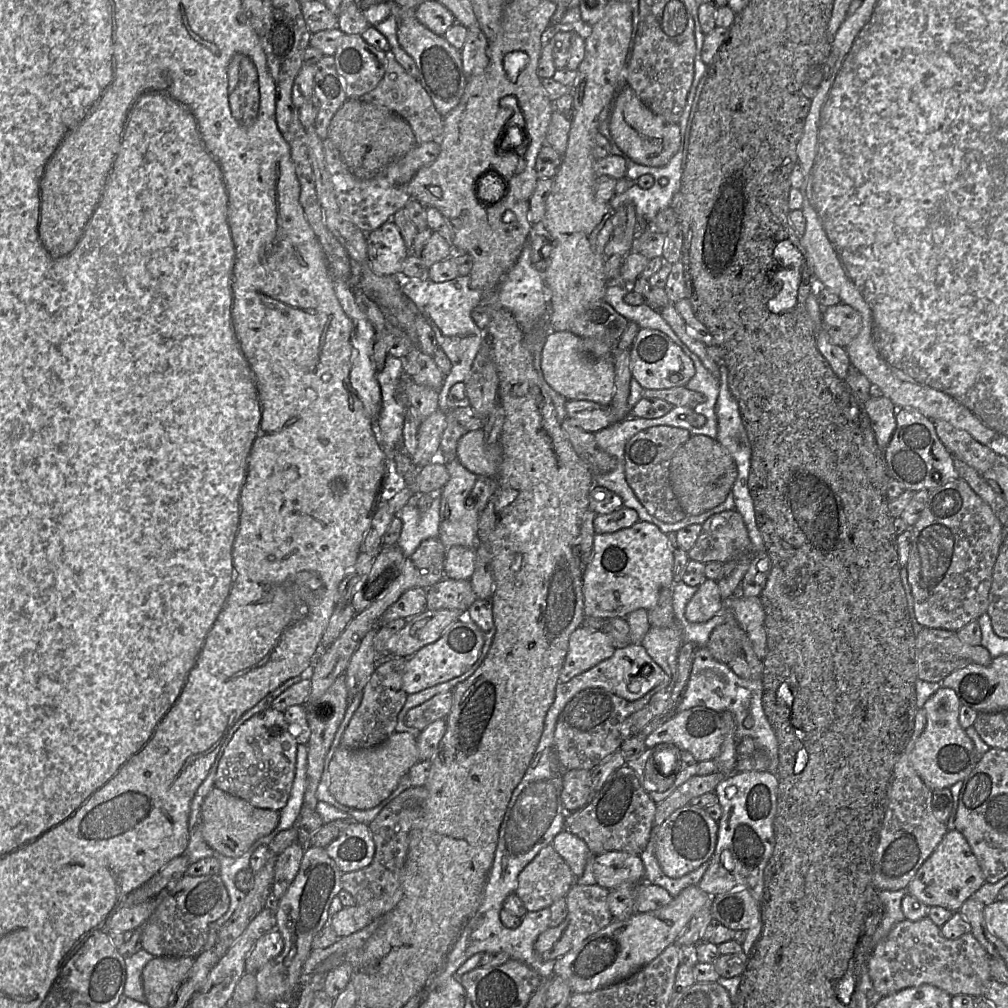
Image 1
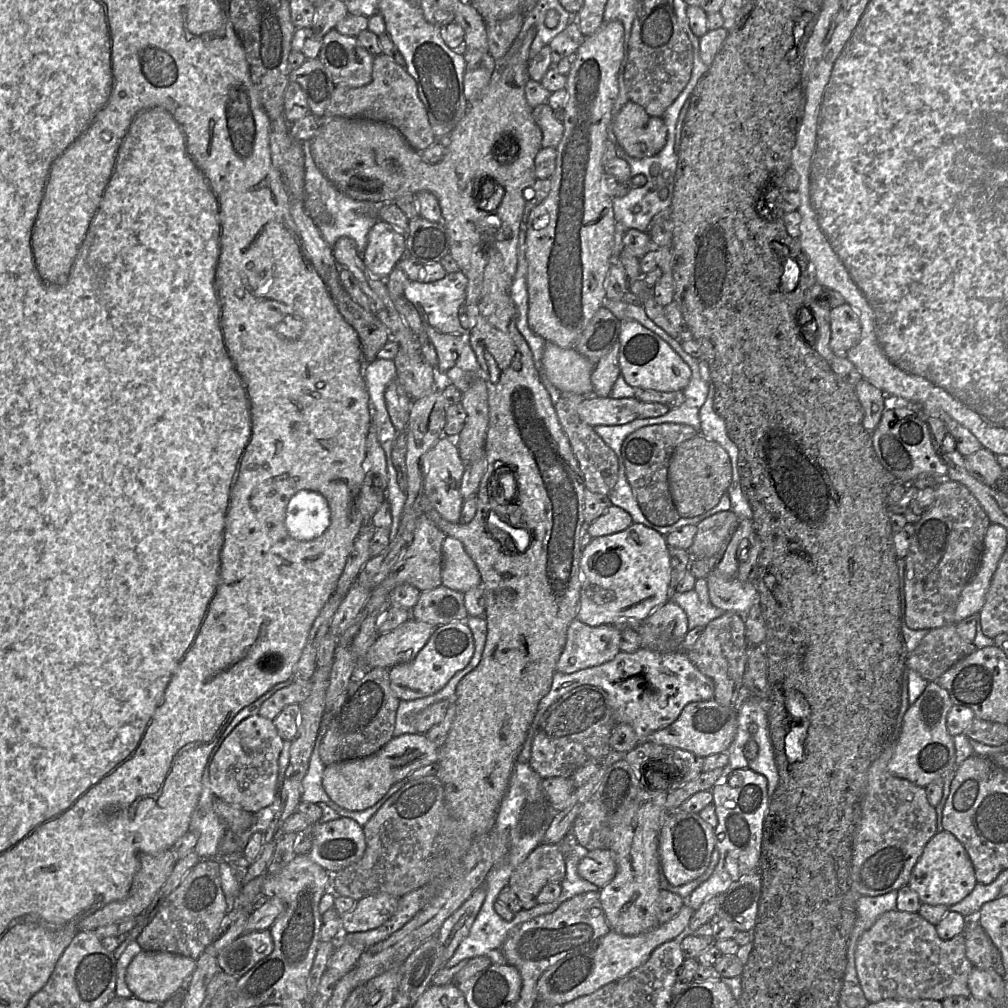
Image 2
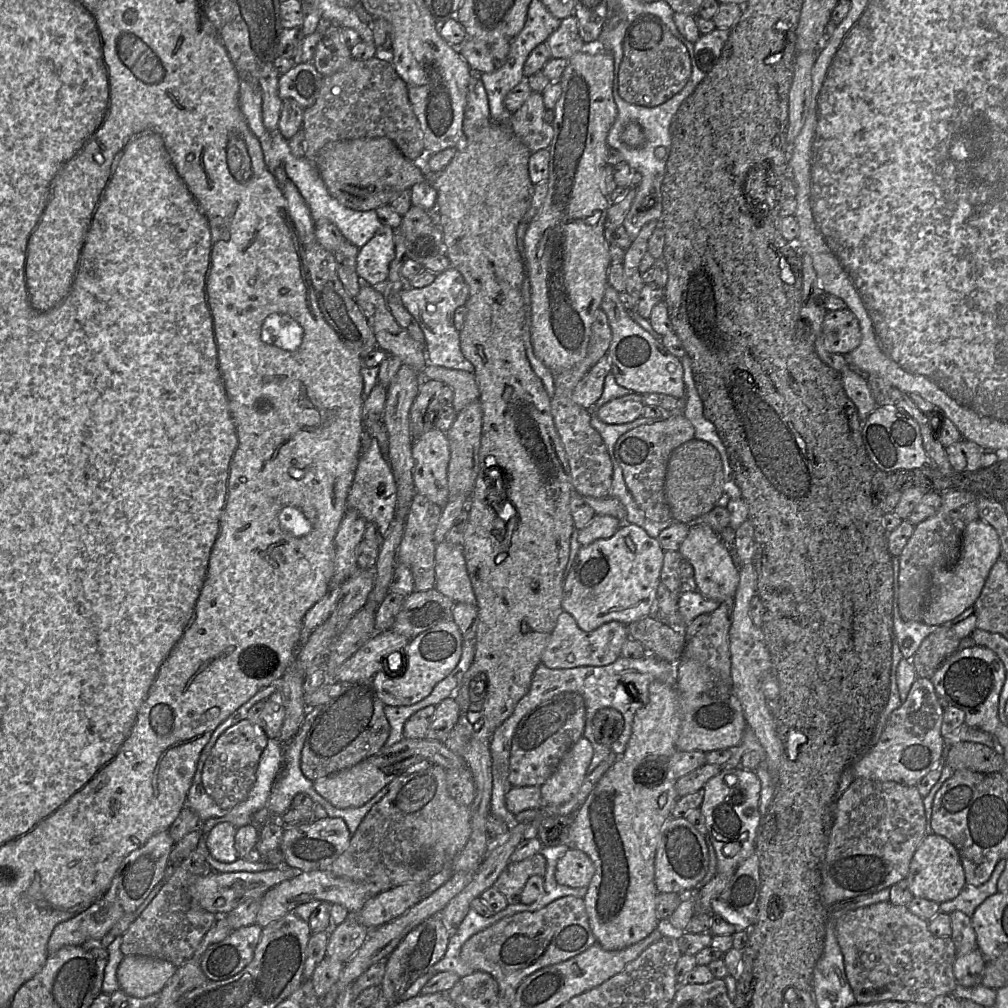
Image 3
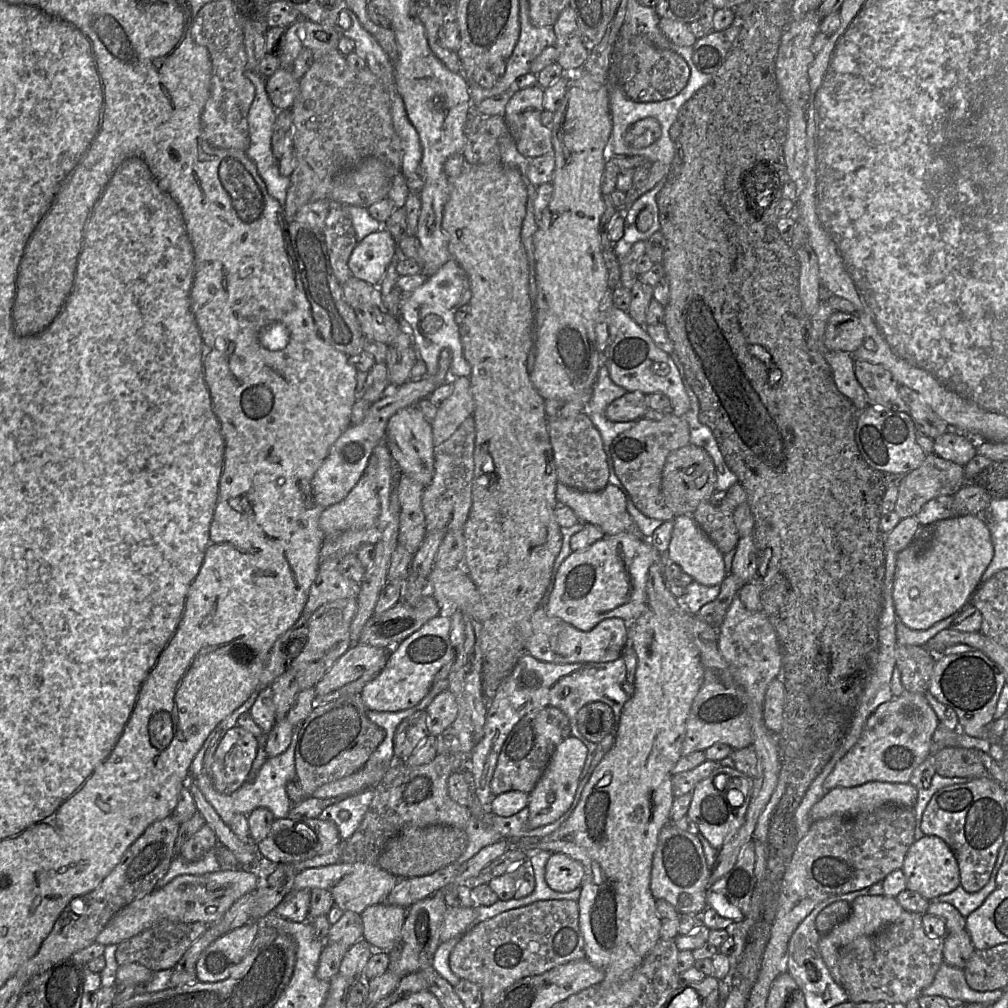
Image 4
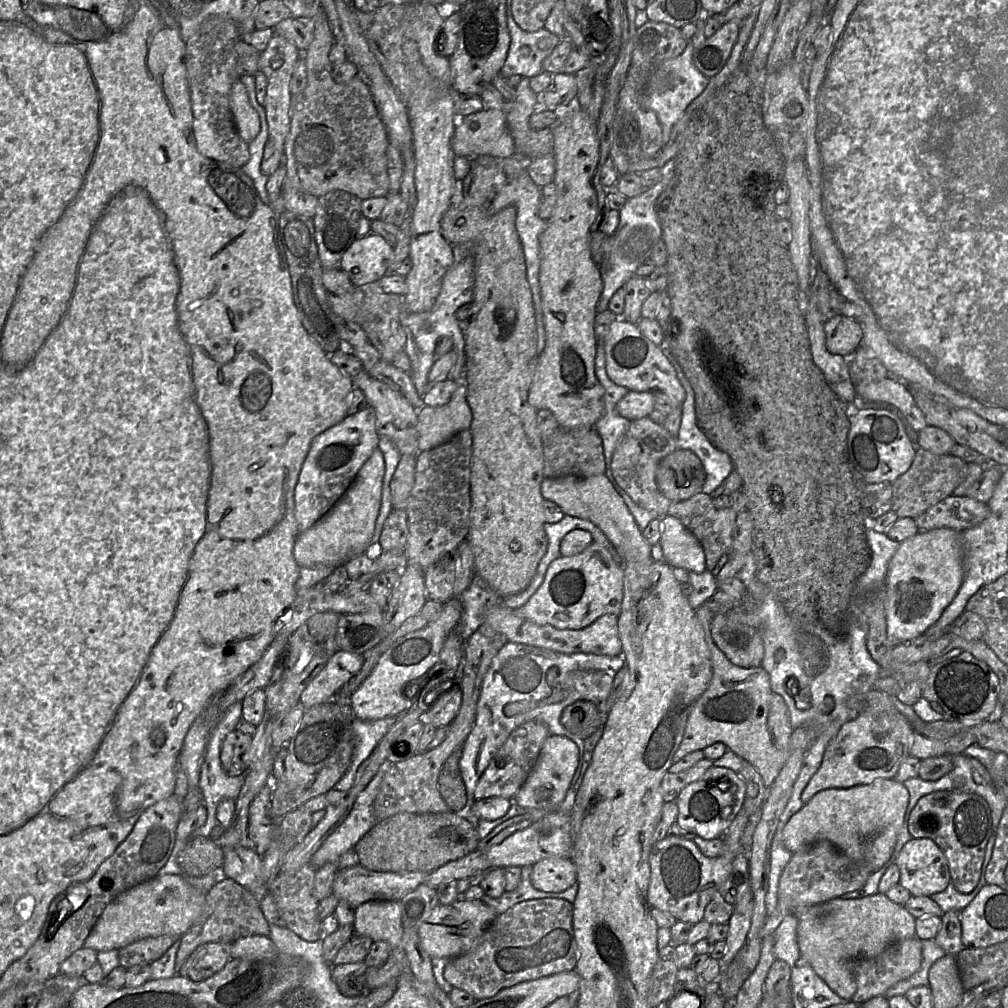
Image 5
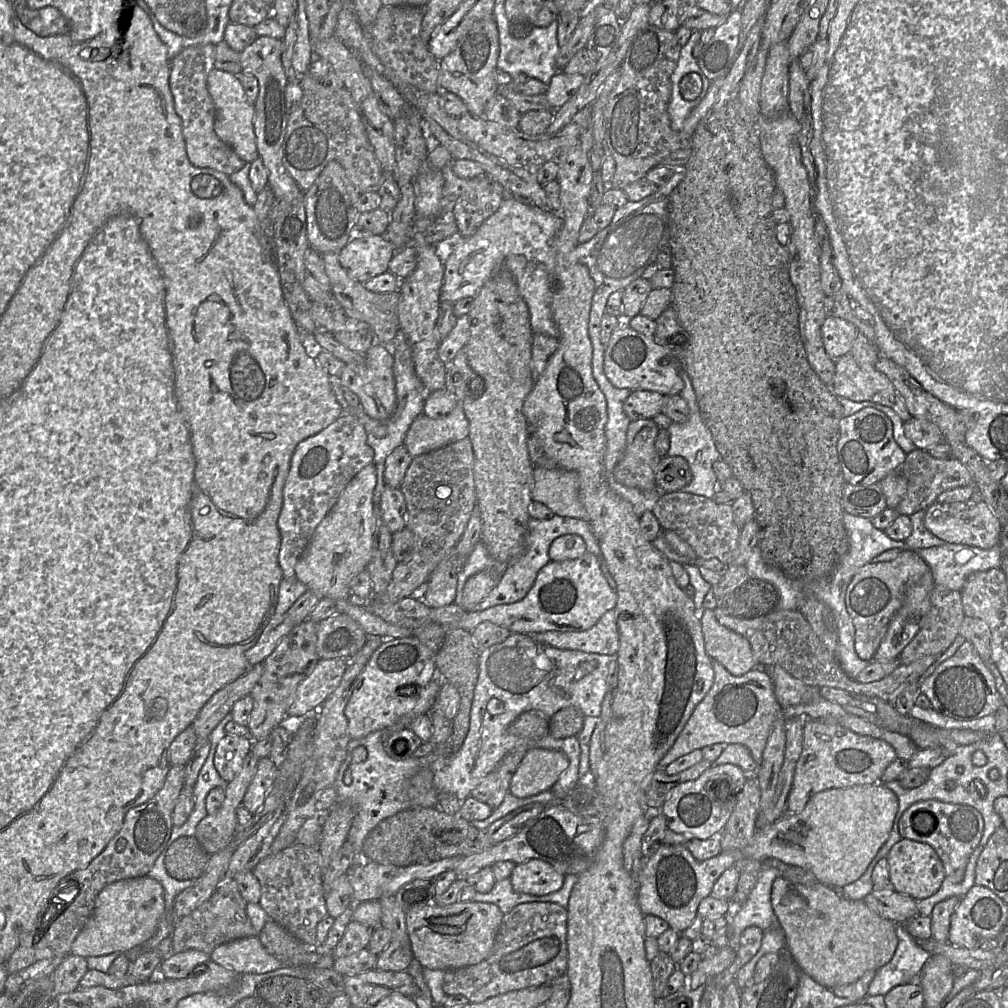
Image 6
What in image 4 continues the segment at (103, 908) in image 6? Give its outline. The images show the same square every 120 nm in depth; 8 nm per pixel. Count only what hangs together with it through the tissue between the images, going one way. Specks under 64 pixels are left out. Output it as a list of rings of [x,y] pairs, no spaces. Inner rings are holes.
[[[219,870],[203,875],[180,875],[165,886],[155,889],[142,898],[120,909],[96,936],[96,943],[104,946],[119,943],[169,920],[183,923],[200,922],[211,925],[243,895],[254,891],[261,879],[253,872],[244,870]]]

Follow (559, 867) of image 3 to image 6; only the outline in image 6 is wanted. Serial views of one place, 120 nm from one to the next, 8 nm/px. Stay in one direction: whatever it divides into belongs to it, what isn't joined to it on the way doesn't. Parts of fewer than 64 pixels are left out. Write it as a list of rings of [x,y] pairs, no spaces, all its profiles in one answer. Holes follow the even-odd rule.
[[[539,859],[517,864],[509,877],[514,891],[534,896],[558,891],[563,886],[564,878],[564,874]]]

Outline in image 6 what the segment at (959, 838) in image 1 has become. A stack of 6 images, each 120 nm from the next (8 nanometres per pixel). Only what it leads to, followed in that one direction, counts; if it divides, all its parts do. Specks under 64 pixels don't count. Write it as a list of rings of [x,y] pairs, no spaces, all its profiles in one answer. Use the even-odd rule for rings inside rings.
[[[901,838],[886,857],[889,866],[889,881],[894,891],[920,901],[935,894],[941,887],[946,873],[936,851],[928,844]]]

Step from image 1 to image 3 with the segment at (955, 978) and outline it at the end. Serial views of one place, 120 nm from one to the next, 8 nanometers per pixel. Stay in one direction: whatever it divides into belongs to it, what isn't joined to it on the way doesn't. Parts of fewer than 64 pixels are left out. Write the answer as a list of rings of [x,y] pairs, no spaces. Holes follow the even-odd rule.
[[[888,901],[866,908],[860,907],[855,910],[850,910],[844,913],[837,920],[836,936],[843,955],[845,975],[858,1004],[870,1004],[883,1001],[901,1001],[928,1005],[938,996],[951,994],[958,985],[953,972],[953,965],[957,956],[957,951],[952,938],[933,936],[928,929],[928,921],[910,912],[906,906],[894,905]]]

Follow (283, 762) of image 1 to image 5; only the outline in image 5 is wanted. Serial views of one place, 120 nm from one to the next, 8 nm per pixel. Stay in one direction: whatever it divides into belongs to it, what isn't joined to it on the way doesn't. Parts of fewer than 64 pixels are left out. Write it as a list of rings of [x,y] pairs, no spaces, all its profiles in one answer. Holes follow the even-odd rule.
[[[231,731],[223,740],[220,750],[220,761],[223,770],[229,776],[245,775],[247,768],[243,755],[249,749],[253,737],[241,731]]]

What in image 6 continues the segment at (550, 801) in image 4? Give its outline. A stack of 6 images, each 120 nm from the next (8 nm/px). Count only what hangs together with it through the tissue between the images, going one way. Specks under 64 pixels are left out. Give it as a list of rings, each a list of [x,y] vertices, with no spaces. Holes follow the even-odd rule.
[[[531,748],[514,773],[510,782],[509,791],[517,798],[527,798],[550,790],[558,780],[560,774],[567,769],[568,765],[569,759],[561,751]]]

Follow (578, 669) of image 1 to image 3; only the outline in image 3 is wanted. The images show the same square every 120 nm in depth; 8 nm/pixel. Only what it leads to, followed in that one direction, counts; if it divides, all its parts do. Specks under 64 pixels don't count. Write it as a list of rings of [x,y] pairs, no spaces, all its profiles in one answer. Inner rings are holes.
[[[563,611],[551,633],[550,639],[542,653],[541,663],[552,669],[567,669],[579,666],[606,666],[616,661],[621,655],[624,642],[629,638],[627,625],[607,622],[594,631],[583,631],[569,613]]]

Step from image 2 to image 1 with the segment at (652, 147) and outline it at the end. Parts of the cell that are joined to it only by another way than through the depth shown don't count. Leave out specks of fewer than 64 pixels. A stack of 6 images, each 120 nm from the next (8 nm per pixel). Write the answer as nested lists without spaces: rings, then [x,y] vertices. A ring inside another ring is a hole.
[[[628,84],[618,93],[612,107],[610,117],[610,132],[617,146],[634,162],[651,167],[665,166],[677,153],[681,146],[681,134],[678,123],[670,123],[653,113],[637,96]]]

